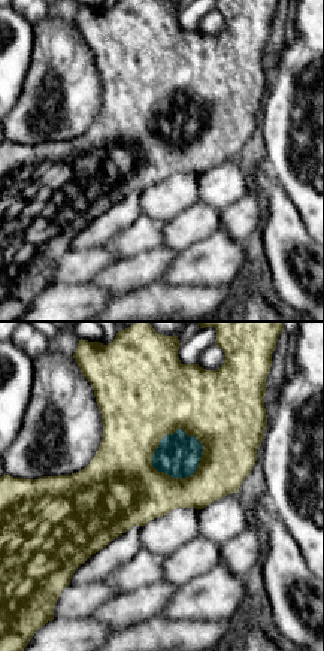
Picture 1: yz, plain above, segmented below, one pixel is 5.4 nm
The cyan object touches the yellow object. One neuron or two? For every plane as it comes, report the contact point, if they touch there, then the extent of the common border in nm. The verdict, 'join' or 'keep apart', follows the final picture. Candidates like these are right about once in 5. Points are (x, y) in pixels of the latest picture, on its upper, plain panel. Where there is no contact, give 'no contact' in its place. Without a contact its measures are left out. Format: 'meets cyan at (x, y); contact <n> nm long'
meets cyan at (185, 142); contact 300 nm long

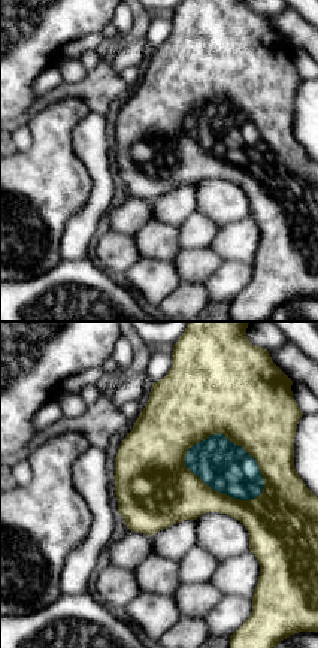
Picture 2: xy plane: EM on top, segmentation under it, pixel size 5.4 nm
meets cyan at (218, 156); contact 480 nm long

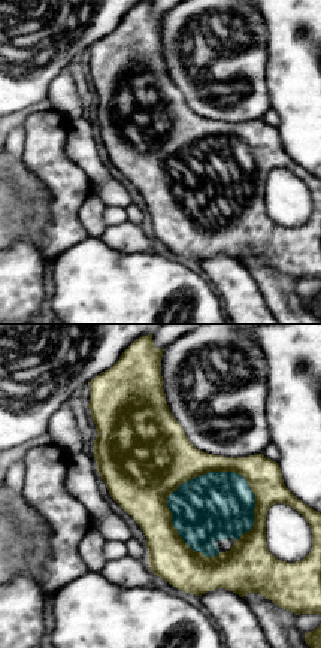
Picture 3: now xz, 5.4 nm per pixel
meets cyan at (169, 162); contact 500 nm long

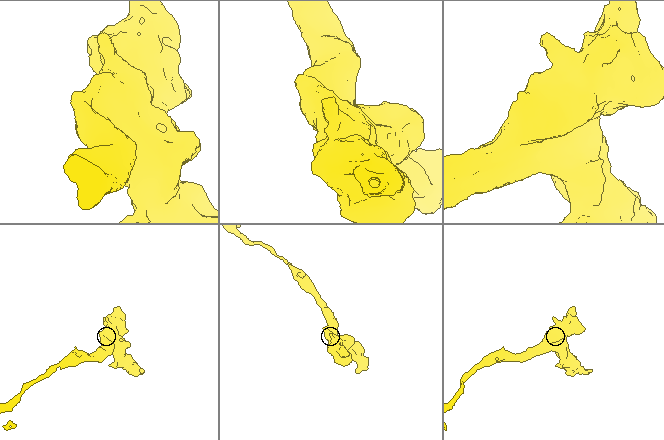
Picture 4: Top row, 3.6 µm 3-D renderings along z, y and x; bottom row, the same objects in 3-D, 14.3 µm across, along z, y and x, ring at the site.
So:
join

